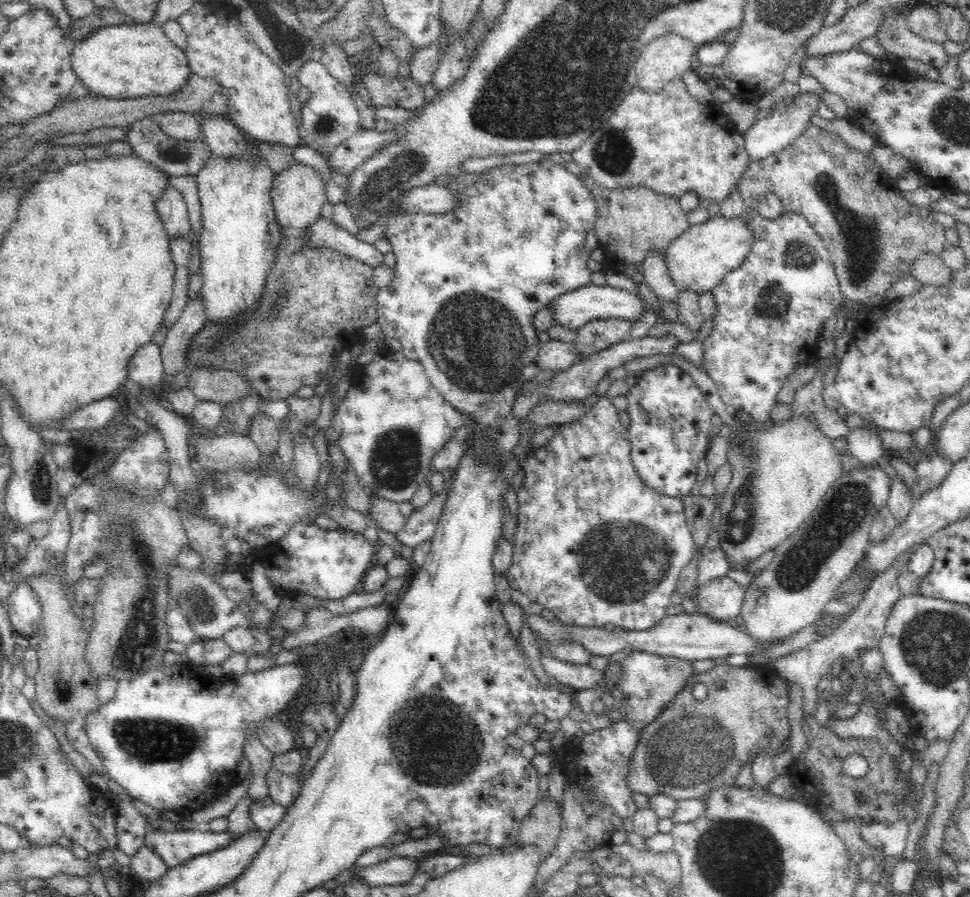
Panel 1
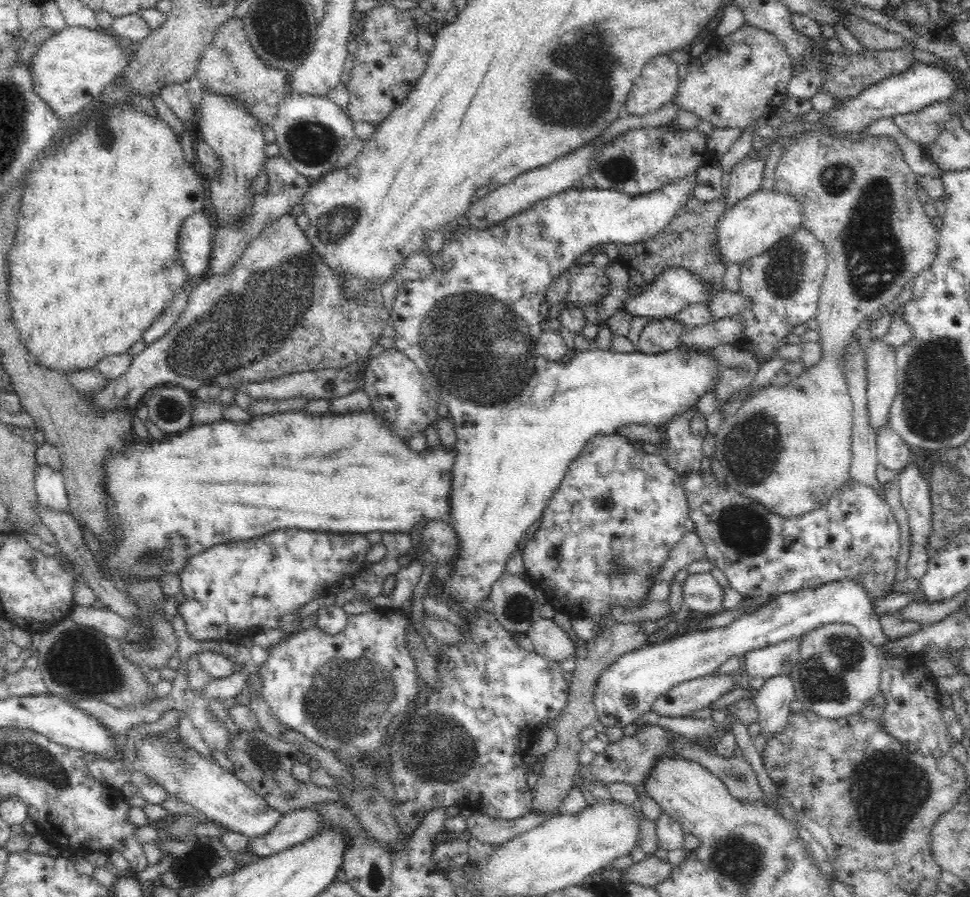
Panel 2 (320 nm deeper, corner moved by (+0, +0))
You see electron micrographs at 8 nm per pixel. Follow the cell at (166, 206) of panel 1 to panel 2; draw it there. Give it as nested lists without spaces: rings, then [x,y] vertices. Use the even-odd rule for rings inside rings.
[[[202,211],[191,214],[182,223],[177,238],[177,252],[192,281],[203,278],[207,271],[213,252],[213,234],[210,221]]]

